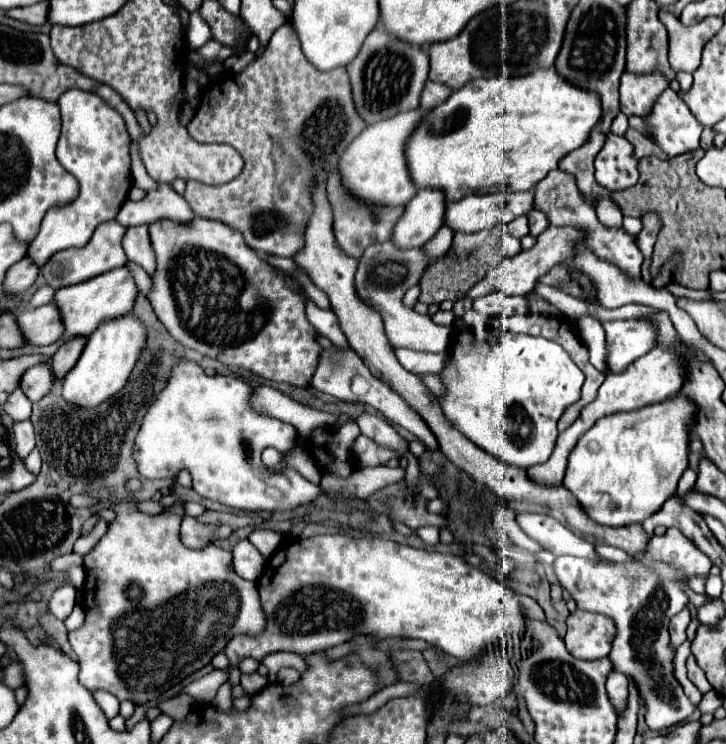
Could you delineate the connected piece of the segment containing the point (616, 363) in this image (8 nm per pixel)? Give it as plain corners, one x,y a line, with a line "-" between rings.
613,320
603,324
609,346
609,370
621,372
657,344
657,326
647,320

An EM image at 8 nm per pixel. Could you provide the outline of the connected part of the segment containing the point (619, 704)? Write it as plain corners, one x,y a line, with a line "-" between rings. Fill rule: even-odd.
611,672
609,678
607,678
607,694
609,698
613,700
613,708
617,712
617,716
621,716
623,708
627,708
627,696
629,696
629,680
625,674
619,674
619,672

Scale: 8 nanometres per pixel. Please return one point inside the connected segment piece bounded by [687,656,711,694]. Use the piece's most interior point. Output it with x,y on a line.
694,673

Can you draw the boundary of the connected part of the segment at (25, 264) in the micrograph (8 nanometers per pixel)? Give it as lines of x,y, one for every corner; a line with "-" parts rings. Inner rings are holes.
25,256
21,262
17,262
15,266
9,268
5,282
3,282
3,292
17,296
19,292
27,290
35,282
37,274
39,274
39,266
35,264
33,258

